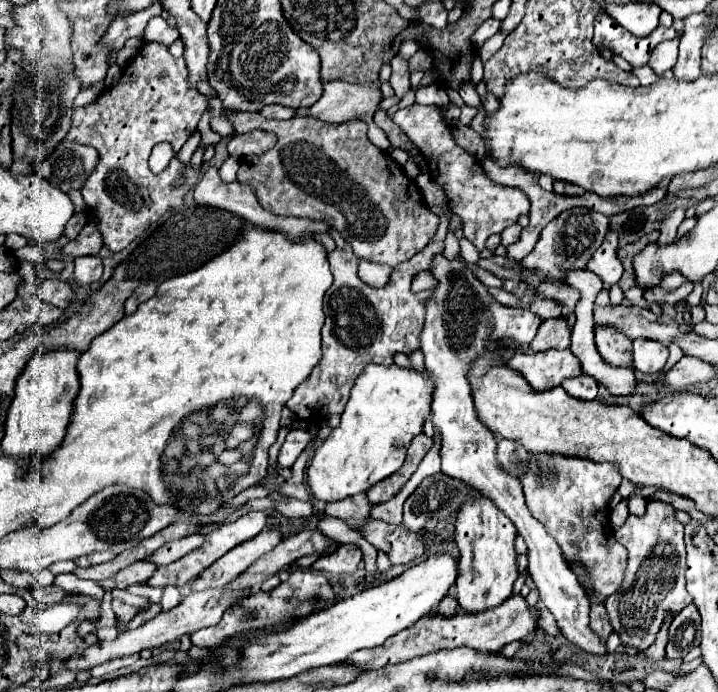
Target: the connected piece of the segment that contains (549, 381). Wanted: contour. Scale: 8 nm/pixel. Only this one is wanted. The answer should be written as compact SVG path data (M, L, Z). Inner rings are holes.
M545 350L545 352L529 352L515 354L509 360L509 366L521 370L525 380L535 390L549 390L559 386L565 378L573 378L583 374L577 356L571 350Z

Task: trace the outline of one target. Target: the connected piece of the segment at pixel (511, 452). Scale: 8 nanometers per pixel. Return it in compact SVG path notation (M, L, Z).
M499 440L497 444L497 458L501 462L501 466L513 474L513 476L521 476L525 472L525 462L527 462L527 452L521 444L517 442L509 442L509 440Z

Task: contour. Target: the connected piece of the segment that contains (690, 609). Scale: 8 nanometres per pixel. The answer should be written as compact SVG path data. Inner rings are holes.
M695 604L683 608L669 626L669 644L667 658L683 658L691 648L699 646L701 630L699 630L699 612Z

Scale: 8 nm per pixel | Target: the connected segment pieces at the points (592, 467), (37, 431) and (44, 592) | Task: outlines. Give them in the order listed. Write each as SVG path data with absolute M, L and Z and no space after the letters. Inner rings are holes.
M531 454L529 456L529 468L527 468L527 472L519 478L521 480L521 484L523 484L523 494L525 494L525 502L527 502L527 508L529 508L529 512L533 514L533 518L537 518L545 528L547 528L547 532L555 538L555 542L559 544L559 548L561 548L561 552L563 552L563 558L565 558L565 562L567 564L581 564L585 570L587 570L587 574L589 574L589 586L585 586L585 584L581 584L583 586L583 590L585 590L585 594L587 594L587 598L589 600L597 600L599 604L603 604L603 600L607 598L607 596L611 596L619 586L621 586L621 582L623 582L623 572L625 572L625 548L621 546L621 543L617 542L615 537L613 536L613 528L611 528L611 524L607 522L607 518L609 518L609 500L611 500L611 496L615 494L615 490L619 488L619 484L621 484L621 476L617 476L617 472L615 472L614 464L604 462L604 463L595 463L591 462L591 460L583 460L583 458L575 458L575 456L563 456L563 454ZM535 464L543 464L543 468L539 470L539 474L527 474L527 472L531 472L531 466L535 466Z
M41 350L17 376L15 396L7 410L5 436L1 448L5 456L27 458L31 454L51 454L65 438L65 430L73 412L73 400L79 390L79 374L75 370L77 350Z
M47 586L47 588L33 588L33 596L37 598L37 602L41 604L41 606L49 606L49 604L57 604L57 602L61 602L63 598L67 598L67 596L71 596L73 592L65 592L65 590L61 590L59 586Z

